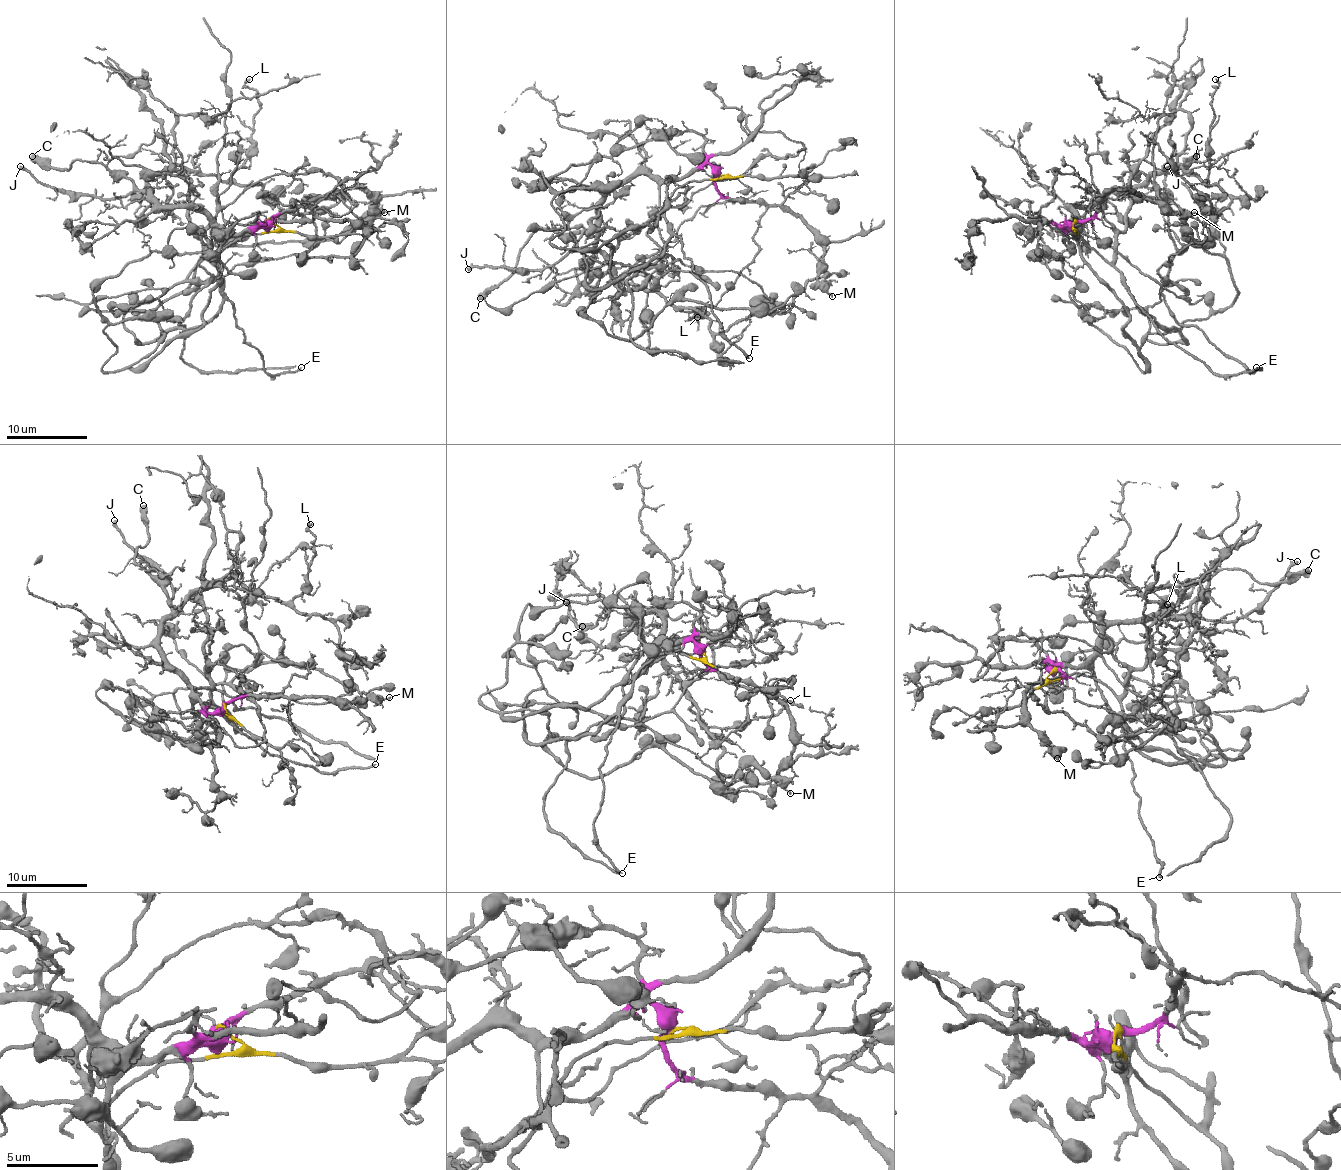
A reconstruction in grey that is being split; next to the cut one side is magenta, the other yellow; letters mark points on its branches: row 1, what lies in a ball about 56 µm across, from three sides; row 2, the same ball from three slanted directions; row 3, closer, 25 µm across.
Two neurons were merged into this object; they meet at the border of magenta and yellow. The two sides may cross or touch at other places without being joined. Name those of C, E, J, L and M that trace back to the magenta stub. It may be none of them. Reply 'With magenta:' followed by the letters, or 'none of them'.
With magenta: C, J, L, M

